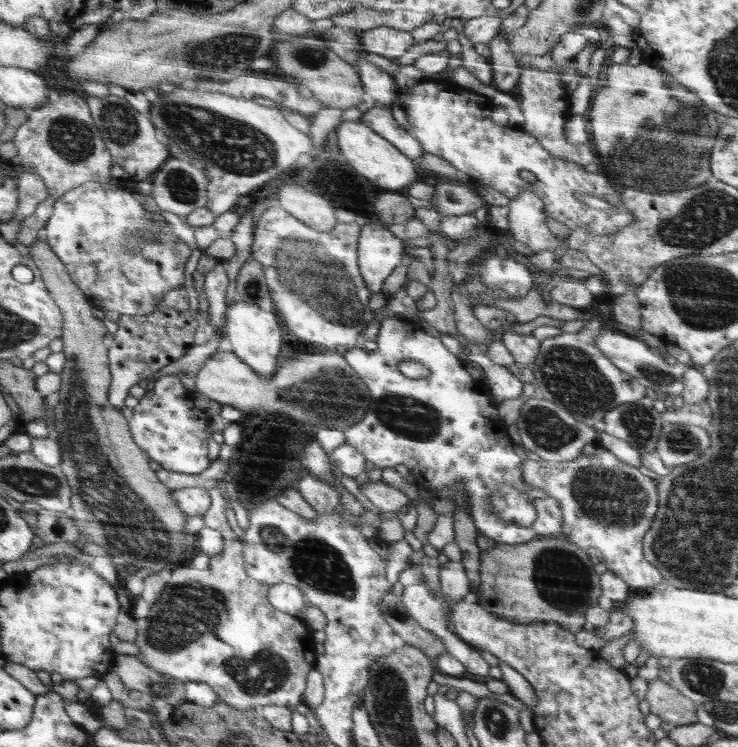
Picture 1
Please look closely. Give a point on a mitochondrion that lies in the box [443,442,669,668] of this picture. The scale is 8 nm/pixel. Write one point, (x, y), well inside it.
(611, 498)

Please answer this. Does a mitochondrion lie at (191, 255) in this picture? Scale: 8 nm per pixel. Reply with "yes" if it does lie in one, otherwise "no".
no

